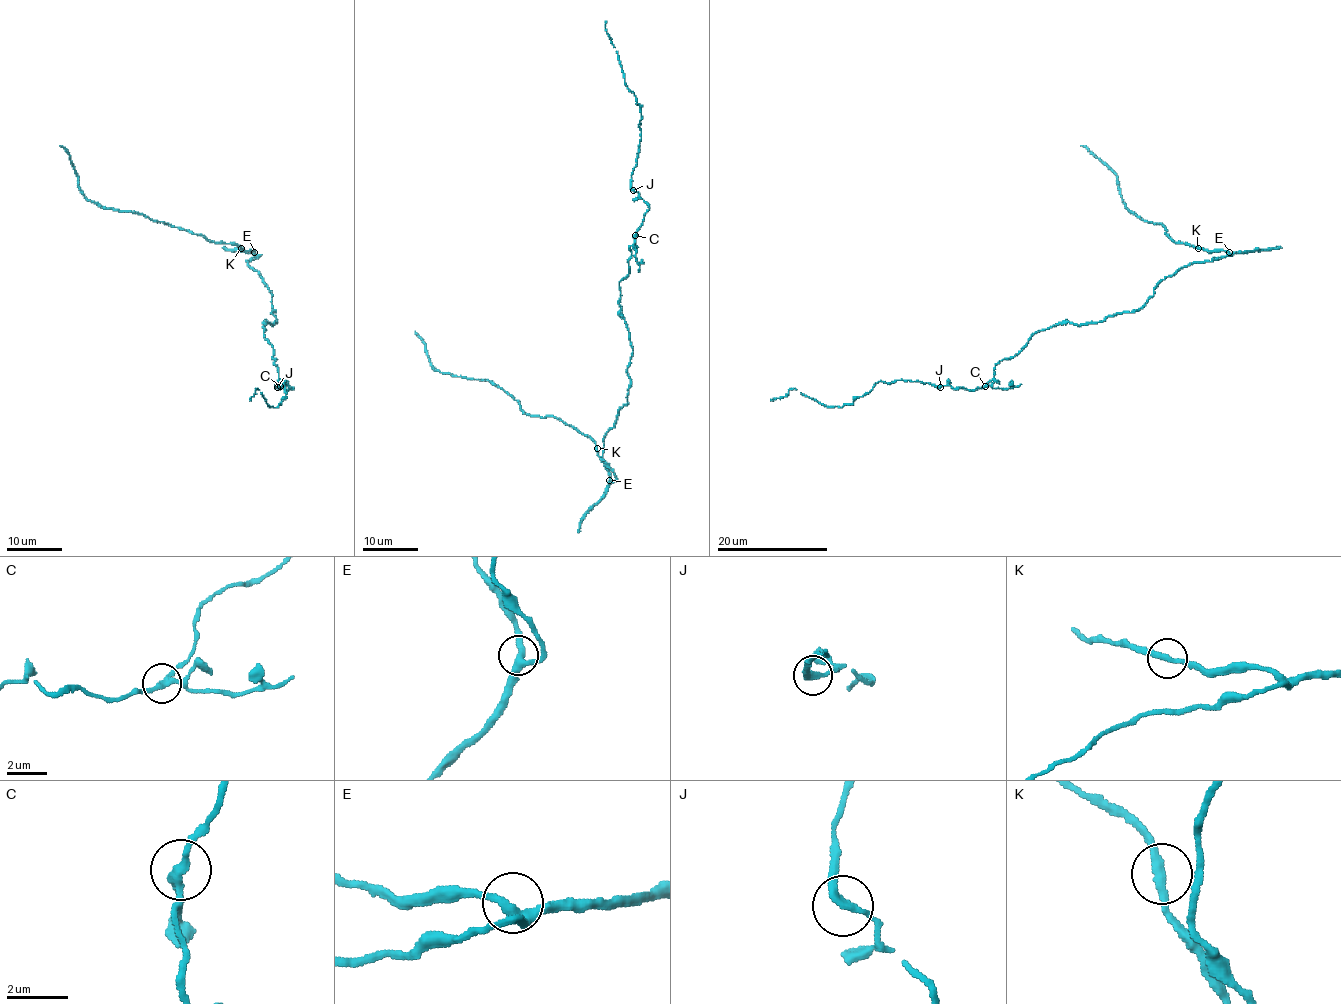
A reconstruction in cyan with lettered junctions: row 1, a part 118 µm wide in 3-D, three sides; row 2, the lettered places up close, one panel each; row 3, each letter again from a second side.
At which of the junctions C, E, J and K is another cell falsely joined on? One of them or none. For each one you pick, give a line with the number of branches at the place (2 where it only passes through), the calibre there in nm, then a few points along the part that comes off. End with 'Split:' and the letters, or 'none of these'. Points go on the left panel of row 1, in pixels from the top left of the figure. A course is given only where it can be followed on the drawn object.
C: branches 3; calibre 240 nm
Split: C

